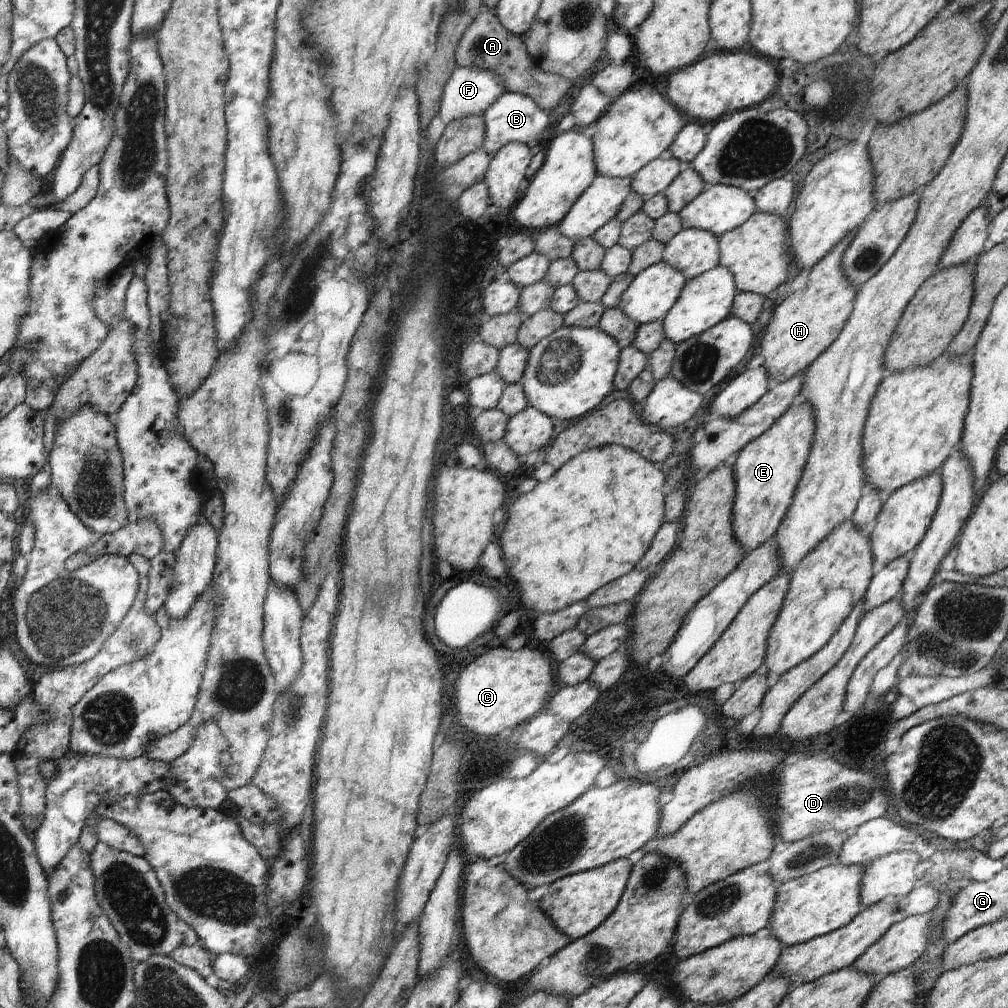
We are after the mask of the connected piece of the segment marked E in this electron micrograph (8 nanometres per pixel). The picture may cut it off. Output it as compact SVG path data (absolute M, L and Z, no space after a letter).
M800 399L757 439L749 442L739 452L733 464L733 477L735 478L735 499L731 518L731 529L735 539L745 551L750 552L760 545L772 540L781 520L793 501L797 480L800 480L811 442L814 434L814 418L812 407Z

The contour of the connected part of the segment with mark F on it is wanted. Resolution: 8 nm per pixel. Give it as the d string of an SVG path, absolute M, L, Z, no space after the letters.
M456 66L450 75L441 96L440 109L437 117L439 127L467 116L482 115L488 107L504 92L502 77L492 71L481 71L477 68Z

